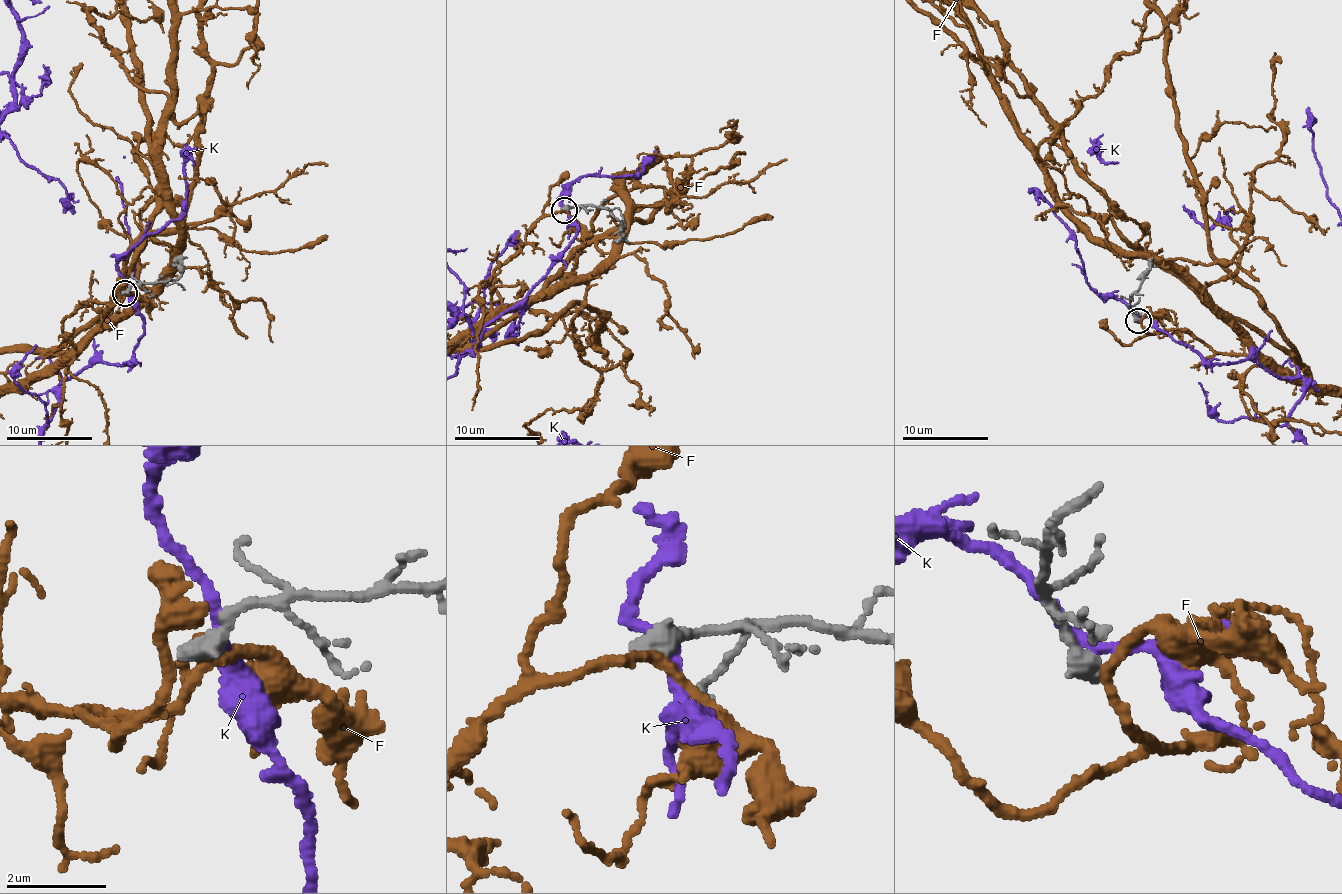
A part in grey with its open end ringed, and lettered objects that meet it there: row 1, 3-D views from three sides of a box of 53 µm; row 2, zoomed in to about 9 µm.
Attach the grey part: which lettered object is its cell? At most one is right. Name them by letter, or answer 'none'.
none

